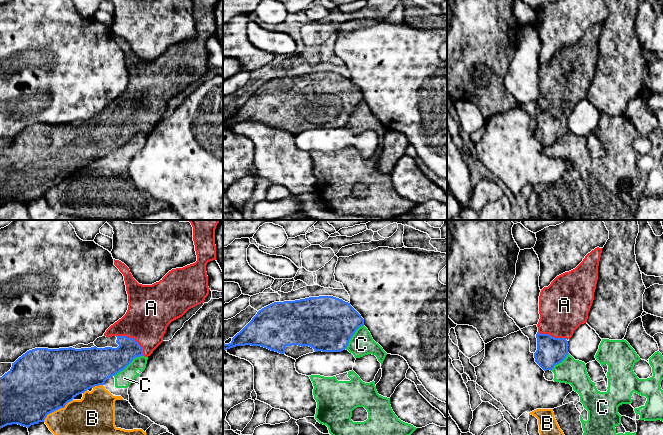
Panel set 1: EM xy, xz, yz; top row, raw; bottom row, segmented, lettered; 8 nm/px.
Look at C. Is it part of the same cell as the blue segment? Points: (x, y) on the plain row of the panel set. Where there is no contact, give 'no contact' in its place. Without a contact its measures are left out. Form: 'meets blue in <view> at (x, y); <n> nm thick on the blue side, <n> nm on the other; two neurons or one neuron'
meets blue in xy at (128, 140); 280 nm thick on the blue side, 140 nm on the other; two neurons

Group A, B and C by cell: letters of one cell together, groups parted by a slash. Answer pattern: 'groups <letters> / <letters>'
groups A / B C

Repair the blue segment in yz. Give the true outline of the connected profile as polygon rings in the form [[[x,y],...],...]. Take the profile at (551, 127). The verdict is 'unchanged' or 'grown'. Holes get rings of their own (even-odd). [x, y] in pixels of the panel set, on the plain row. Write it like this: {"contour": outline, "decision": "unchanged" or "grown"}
{"contour": [[[595,24],[573,46],[557,52],[548,63],[544,63],[539,72],[540,95],[537,100],[537,126],[535,138],[544,146],[552,146],[561,139],[568,129],[568,115],[574,107],[587,98],[588,89],[594,76],[598,56],[598,42],[602,24]]], "decision": "grown"}

